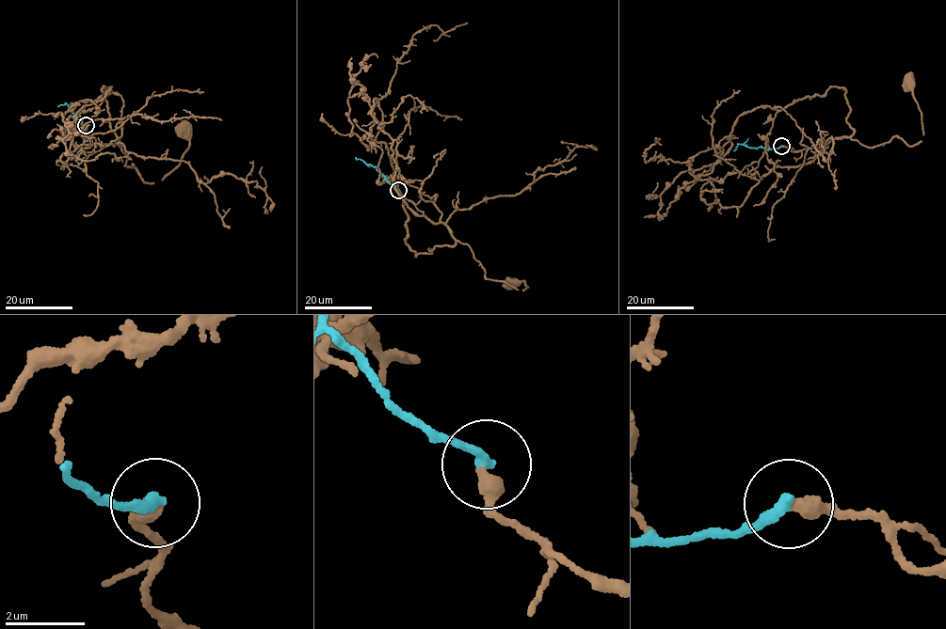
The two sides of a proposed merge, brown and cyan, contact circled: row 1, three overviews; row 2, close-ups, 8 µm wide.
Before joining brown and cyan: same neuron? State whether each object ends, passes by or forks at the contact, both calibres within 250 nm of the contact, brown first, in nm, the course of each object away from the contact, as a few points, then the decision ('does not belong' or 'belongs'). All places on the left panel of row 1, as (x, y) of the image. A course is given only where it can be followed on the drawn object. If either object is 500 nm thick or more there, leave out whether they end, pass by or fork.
brown ends | cyan ends | 400/280 nm | brown via (86, 125), (95, 144), (118, 144), (125, 165), (135, 166), (148, 183), (179, 165), (189, 146), (184, 130) | cyan via (86, 125), (80, 124), (67, 103), (58, 106) | belongs

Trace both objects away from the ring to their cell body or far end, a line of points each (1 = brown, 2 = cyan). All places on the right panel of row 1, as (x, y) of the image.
1: (781, 146), (814, 152), (848, 137), (873, 147), (896, 136), (914, 145), (923, 133), (910, 82)
2: (781, 146), (766, 149), (739, 144), (734, 150)

